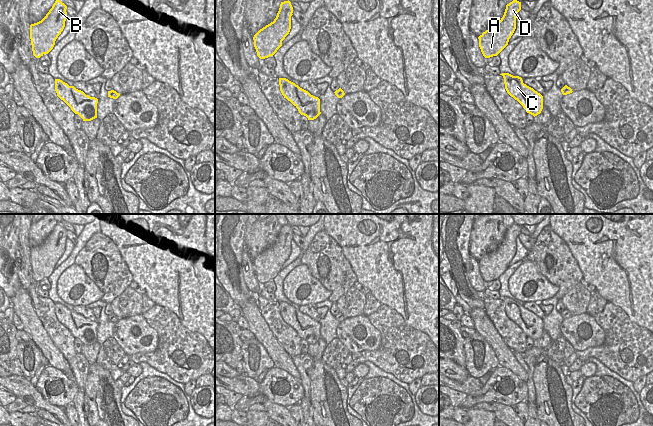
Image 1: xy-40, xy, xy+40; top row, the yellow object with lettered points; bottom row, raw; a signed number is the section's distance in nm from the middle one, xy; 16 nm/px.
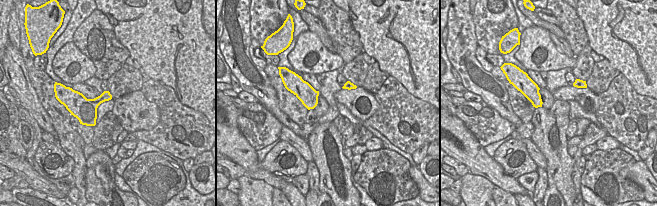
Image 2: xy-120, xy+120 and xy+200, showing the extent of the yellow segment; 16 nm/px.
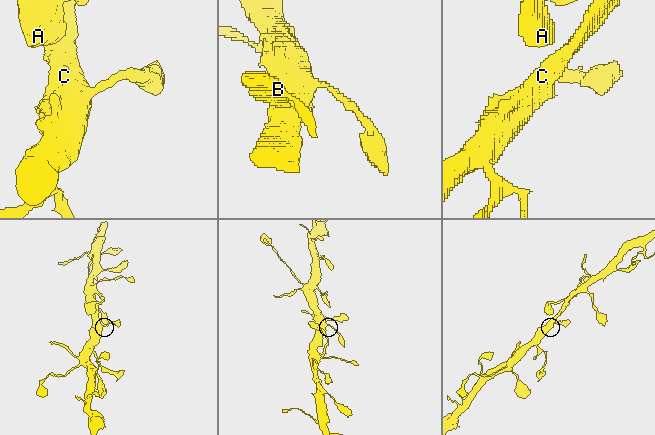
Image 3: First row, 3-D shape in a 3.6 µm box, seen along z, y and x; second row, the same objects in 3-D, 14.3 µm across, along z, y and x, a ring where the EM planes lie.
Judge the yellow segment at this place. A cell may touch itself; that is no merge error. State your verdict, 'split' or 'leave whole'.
leave whole

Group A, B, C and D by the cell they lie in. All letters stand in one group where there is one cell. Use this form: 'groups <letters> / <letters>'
groups A B C D

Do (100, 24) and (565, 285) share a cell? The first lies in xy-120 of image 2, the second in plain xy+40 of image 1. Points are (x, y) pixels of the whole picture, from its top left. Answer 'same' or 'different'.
same

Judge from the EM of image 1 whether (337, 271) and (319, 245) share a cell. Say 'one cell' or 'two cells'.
one cell

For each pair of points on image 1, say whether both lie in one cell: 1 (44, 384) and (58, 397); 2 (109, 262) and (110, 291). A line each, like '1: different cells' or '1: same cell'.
1: same cell
2: same cell

